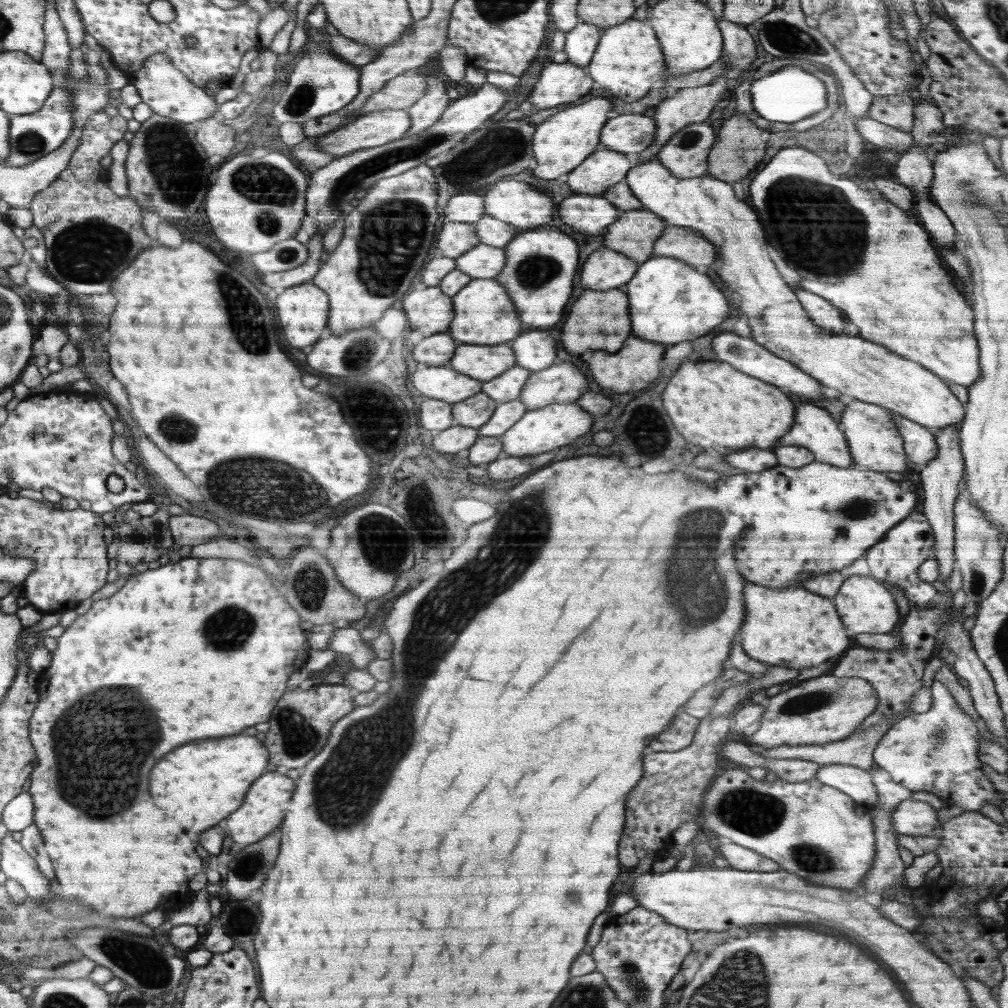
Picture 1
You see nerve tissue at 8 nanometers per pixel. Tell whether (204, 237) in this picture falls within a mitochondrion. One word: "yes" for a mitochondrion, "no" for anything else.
no

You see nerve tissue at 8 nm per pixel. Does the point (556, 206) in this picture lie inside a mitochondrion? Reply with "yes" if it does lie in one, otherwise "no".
no

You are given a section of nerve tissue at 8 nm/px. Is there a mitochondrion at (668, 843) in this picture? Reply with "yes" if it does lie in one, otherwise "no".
no

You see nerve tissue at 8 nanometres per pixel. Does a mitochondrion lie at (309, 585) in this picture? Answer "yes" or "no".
yes

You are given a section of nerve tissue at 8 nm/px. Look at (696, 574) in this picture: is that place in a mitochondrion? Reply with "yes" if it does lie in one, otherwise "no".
yes

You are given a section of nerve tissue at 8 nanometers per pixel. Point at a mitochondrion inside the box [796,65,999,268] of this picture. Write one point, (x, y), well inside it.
(968, 193)

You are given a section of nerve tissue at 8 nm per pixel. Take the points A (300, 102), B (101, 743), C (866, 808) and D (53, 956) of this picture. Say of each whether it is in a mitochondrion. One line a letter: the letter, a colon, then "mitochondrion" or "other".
A: mitochondrion
B: mitochondrion
C: other
D: other

